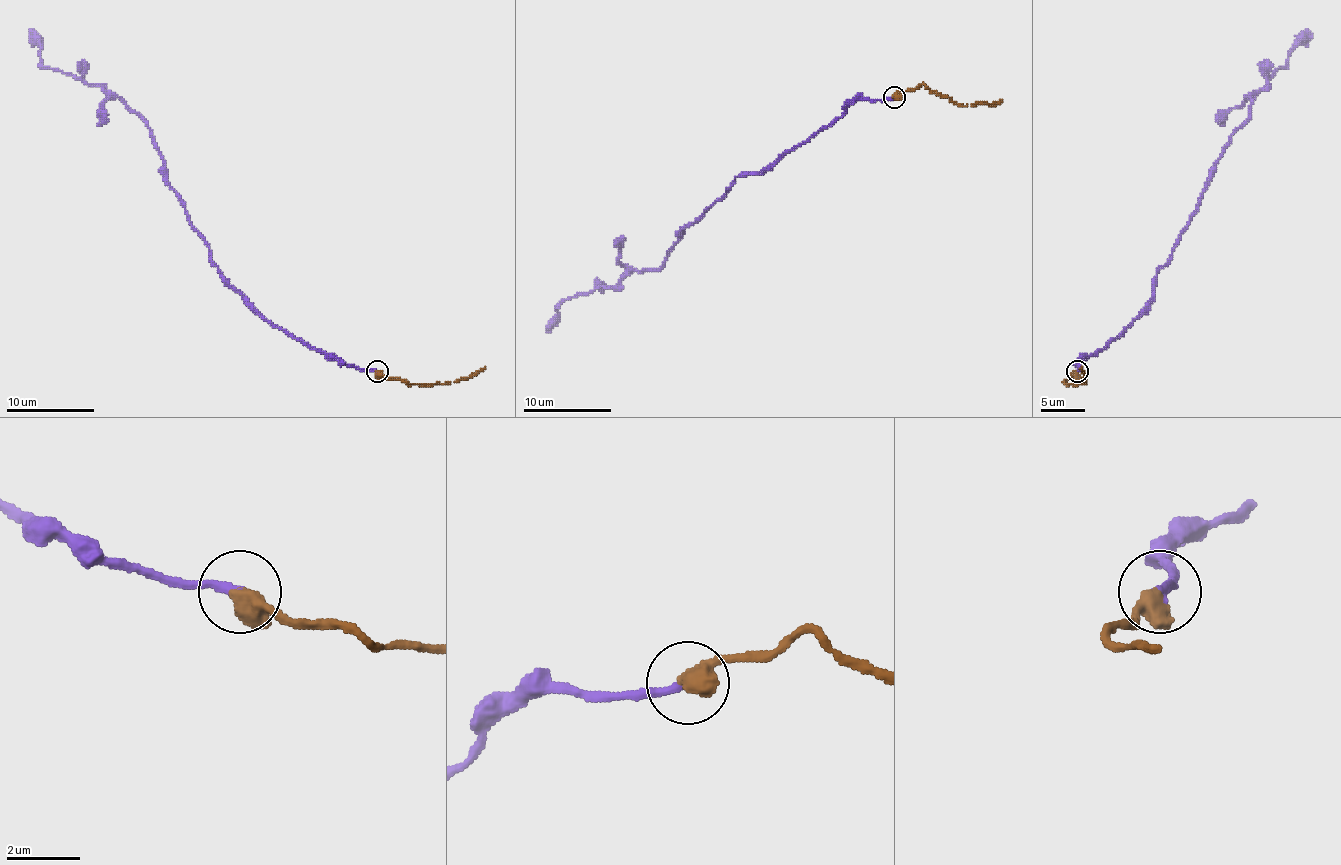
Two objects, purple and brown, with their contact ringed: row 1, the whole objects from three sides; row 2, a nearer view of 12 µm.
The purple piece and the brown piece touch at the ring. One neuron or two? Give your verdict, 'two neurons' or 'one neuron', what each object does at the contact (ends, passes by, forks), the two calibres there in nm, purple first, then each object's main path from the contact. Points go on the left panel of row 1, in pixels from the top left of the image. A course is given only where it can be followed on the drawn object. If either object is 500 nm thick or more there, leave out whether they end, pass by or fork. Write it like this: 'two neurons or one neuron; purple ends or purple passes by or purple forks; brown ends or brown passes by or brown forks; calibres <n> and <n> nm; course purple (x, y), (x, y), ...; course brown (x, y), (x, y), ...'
one neuron; calibres 240 and 550 nm; course purple (378, 371), (338, 362), (268, 323), (211, 261), (150, 127), (97, 84), (47, 68), (29, 29); course brown (378, 371), (386, 377), (397, 377), (410, 384), (448, 384), (467, 380), (485, 366)

